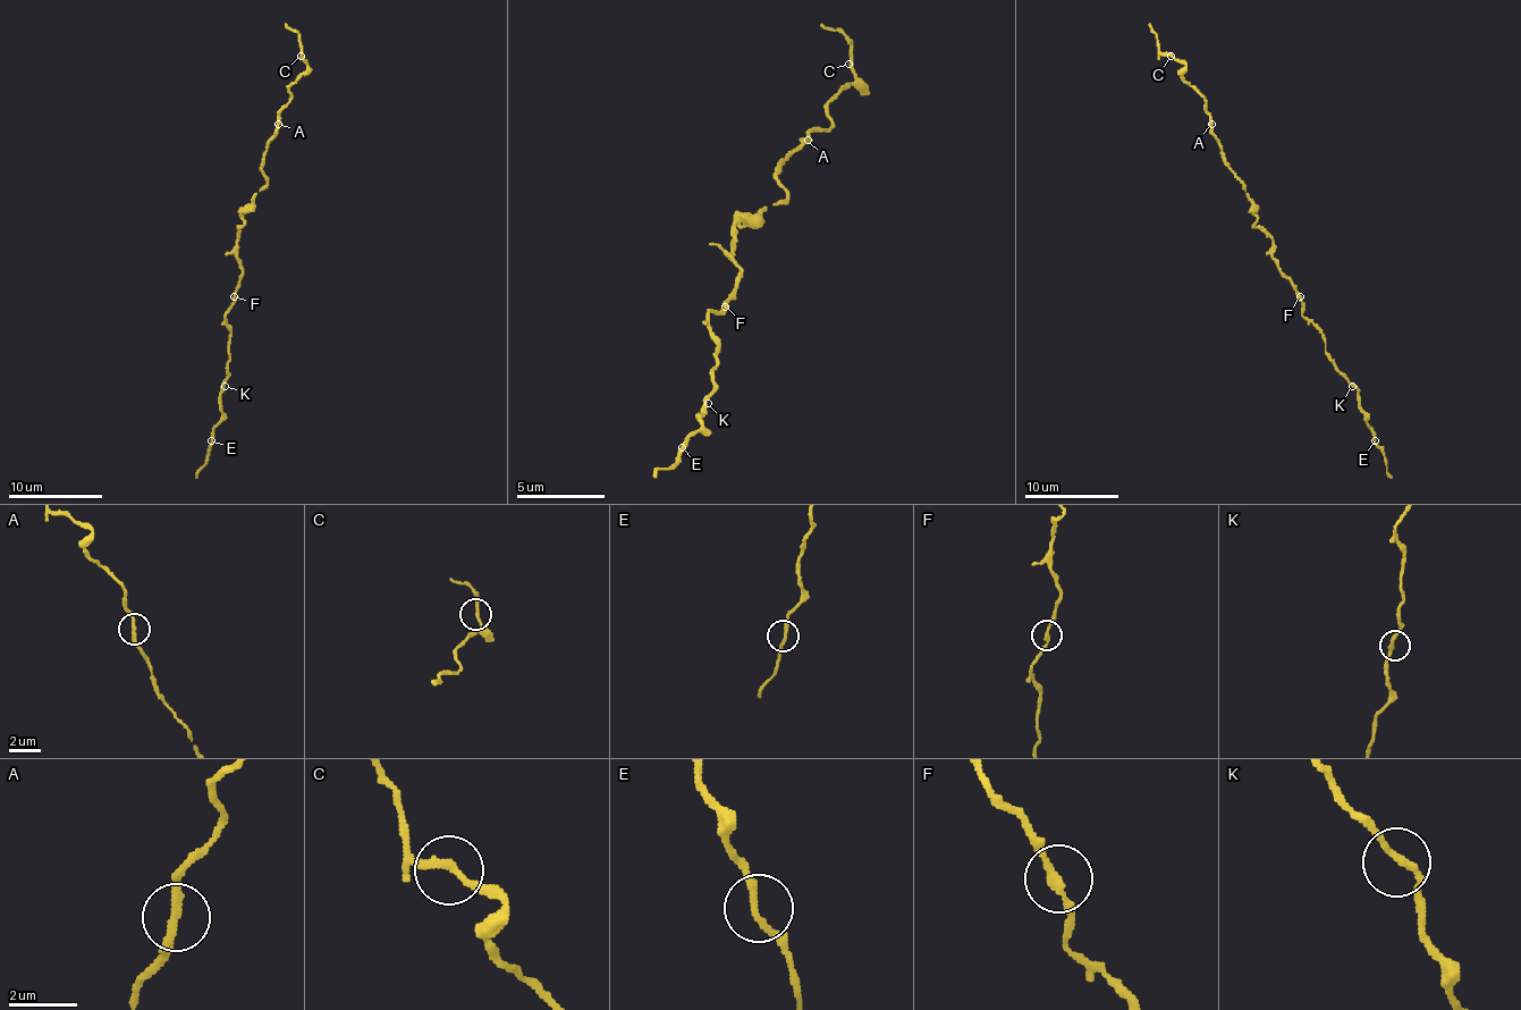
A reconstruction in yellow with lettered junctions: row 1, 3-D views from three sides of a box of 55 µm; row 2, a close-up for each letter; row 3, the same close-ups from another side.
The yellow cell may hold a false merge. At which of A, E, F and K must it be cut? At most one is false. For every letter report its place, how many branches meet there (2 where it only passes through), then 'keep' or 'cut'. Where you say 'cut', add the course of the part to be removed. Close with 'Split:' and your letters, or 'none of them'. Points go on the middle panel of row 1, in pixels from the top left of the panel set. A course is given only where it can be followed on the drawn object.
A: at (808, 140); 2 branches meet; keep
E: at (682, 447); 2 branches meet; keep
F: at (725, 306); 2 branches meet; keep
K: at (708, 403); 2 branches meet; keep
Split: none of them

